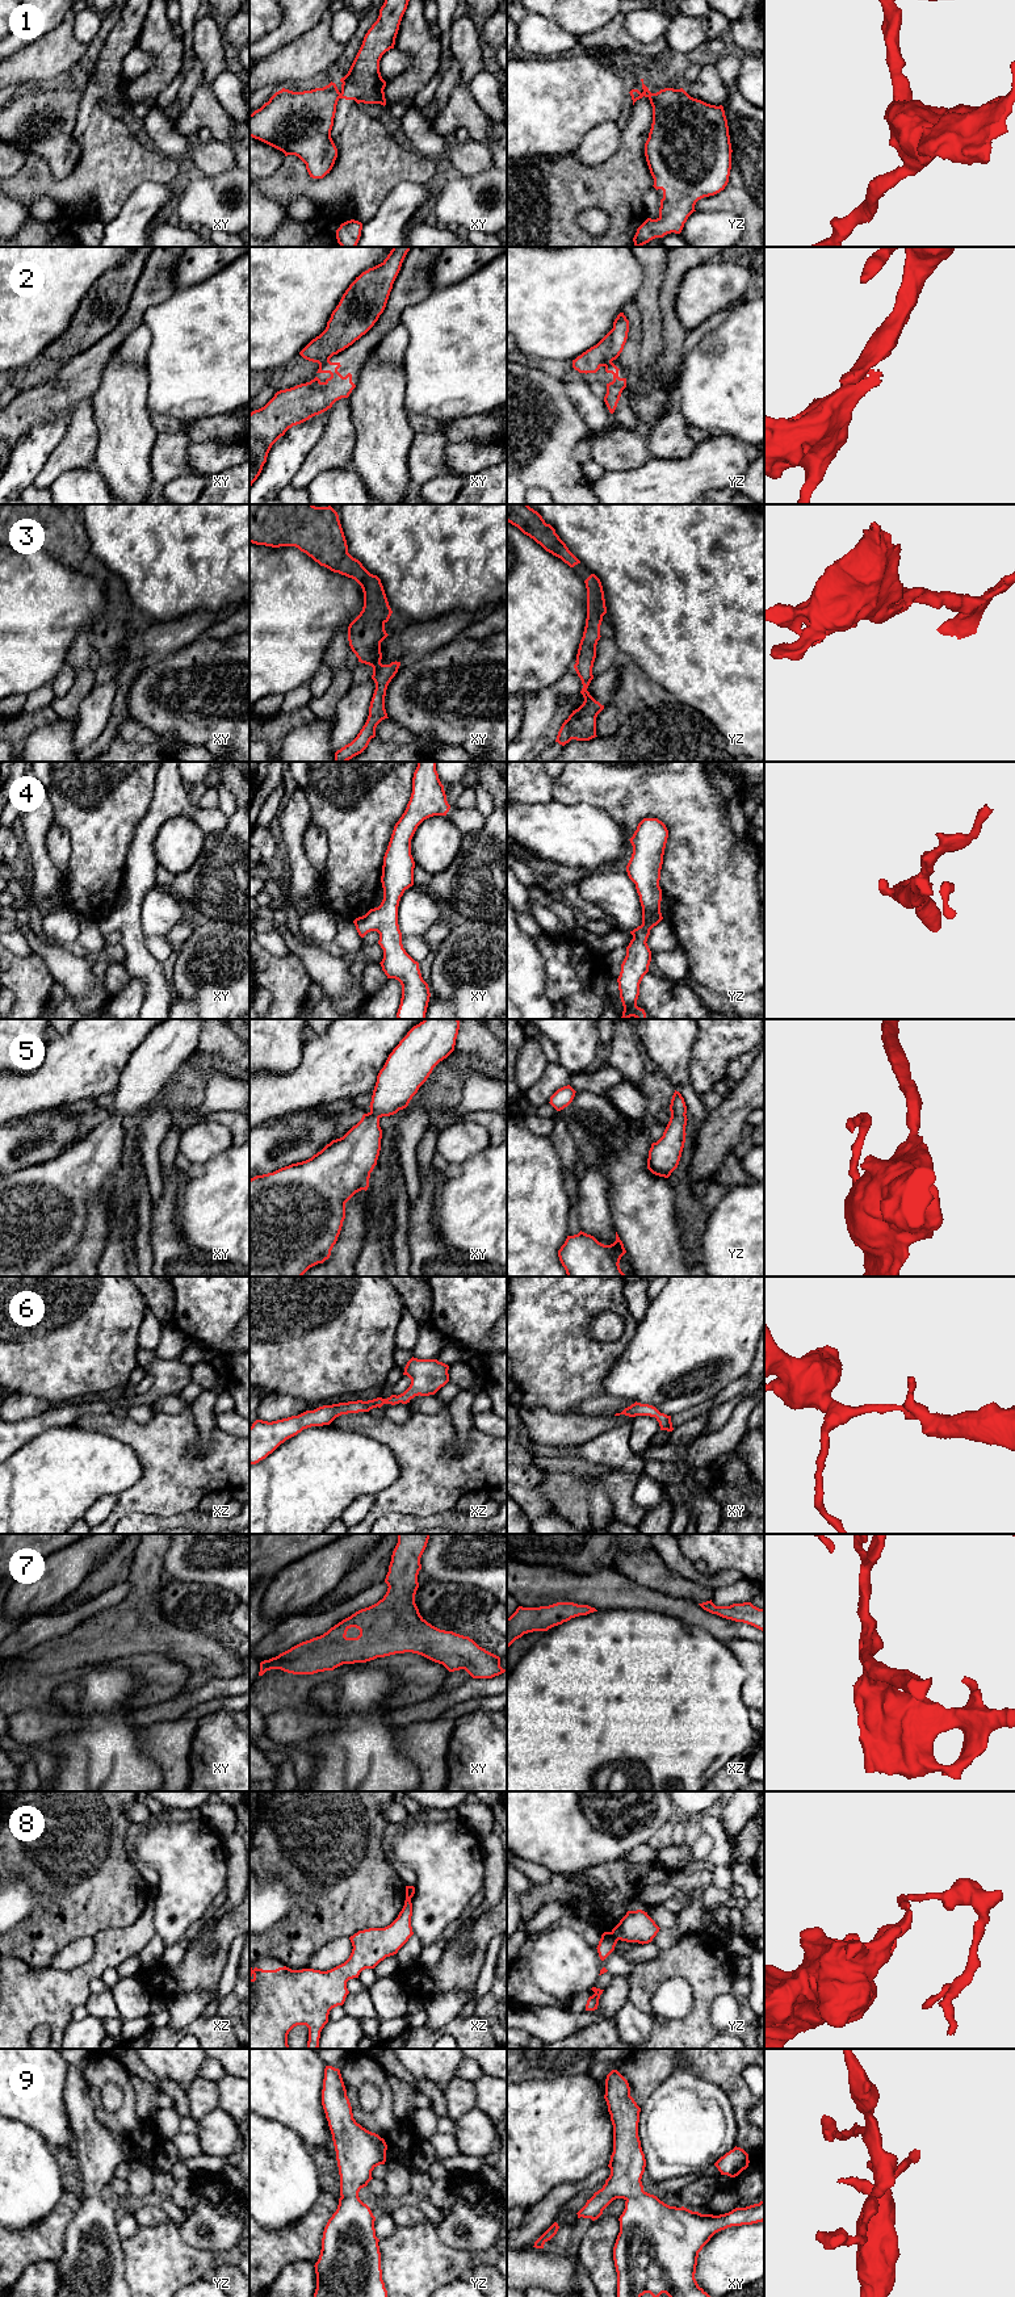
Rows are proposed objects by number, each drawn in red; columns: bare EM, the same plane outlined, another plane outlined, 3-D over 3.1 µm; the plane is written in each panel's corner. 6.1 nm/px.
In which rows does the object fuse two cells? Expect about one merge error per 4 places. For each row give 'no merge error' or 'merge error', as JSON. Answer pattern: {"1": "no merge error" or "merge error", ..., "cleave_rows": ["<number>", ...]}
{"1": "merge error", "2": "merge error", "3": "no merge error", "4": "no merge error", "5": "no merge error", "6": "no merge error", "7": "no merge error", "8": "merge error", "9": "no merge error", "cleave_rows": ["1", "2", "8"]}

